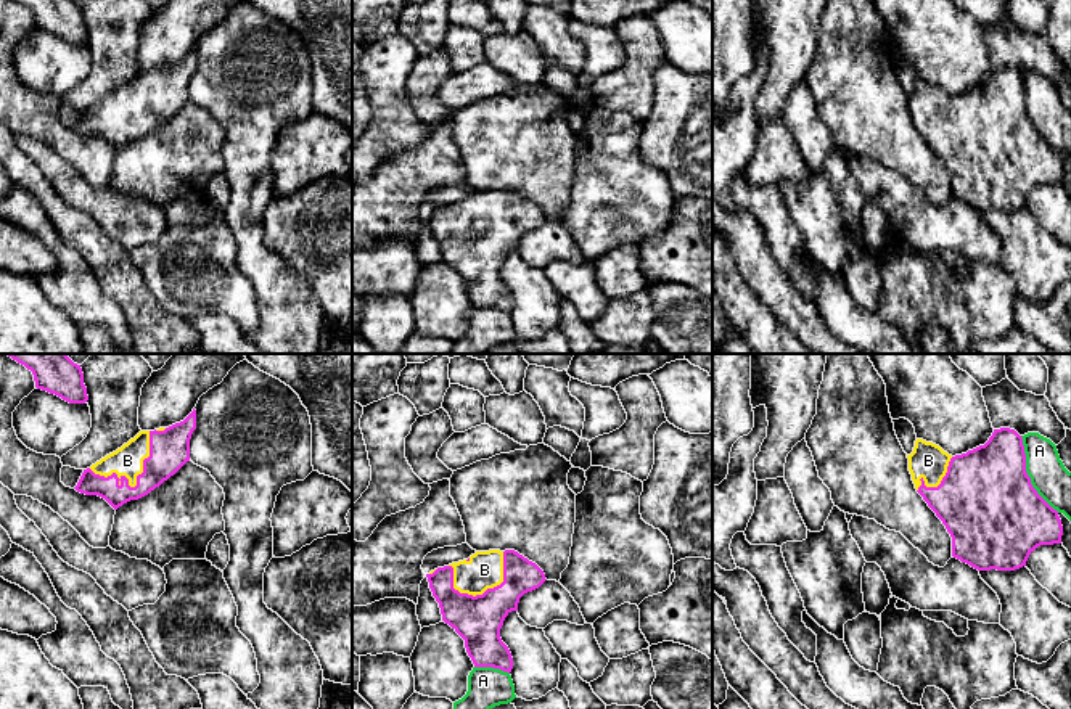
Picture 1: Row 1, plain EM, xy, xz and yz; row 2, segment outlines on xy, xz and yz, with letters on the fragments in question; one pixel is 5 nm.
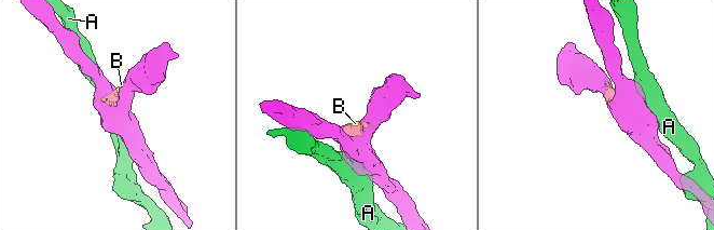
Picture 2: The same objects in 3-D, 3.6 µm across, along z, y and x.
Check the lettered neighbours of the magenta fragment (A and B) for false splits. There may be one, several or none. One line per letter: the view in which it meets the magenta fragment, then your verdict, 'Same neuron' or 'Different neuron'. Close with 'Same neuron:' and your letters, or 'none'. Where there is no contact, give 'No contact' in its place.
A: Touches magenta in yz. Different neuron
B: Touches magenta in xy. Same neuron
Same neuron: B

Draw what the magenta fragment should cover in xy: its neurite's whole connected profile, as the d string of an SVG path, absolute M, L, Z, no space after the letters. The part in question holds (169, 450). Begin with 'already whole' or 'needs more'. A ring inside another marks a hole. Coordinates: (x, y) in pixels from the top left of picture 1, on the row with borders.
needs more; M196 410L180 423L140 431L116 452L84 469L77 492L98 495L114 510L159 487L190 461L190 439L196 429Z

